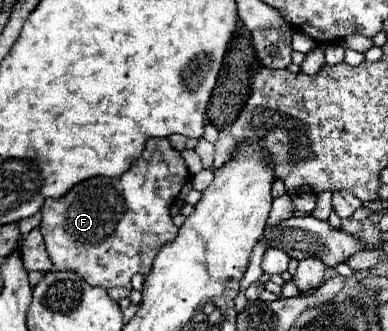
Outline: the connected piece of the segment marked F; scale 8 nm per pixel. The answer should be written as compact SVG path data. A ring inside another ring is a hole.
M154 137L148 139L142 157L132 163L132 167L120 177L92 177L74 185L58 199L46 199L42 205L40 231L44 235L44 243L54 267L58 271L76 271L90 285L104 287L114 301L128 297L132 291L132 275L150 273L152 261L162 243L168 243L176 237L178 227L172 221L170 209L188 179L190 173L180 151L176 151L166 137Z

